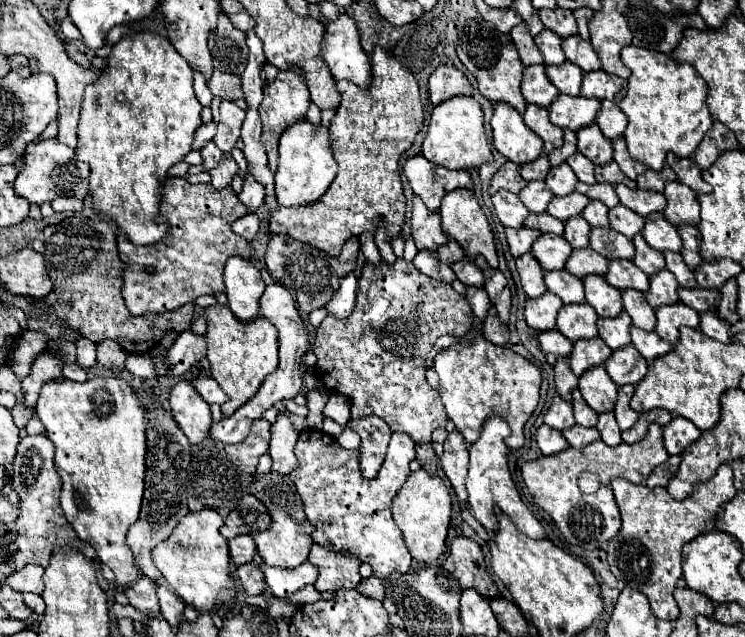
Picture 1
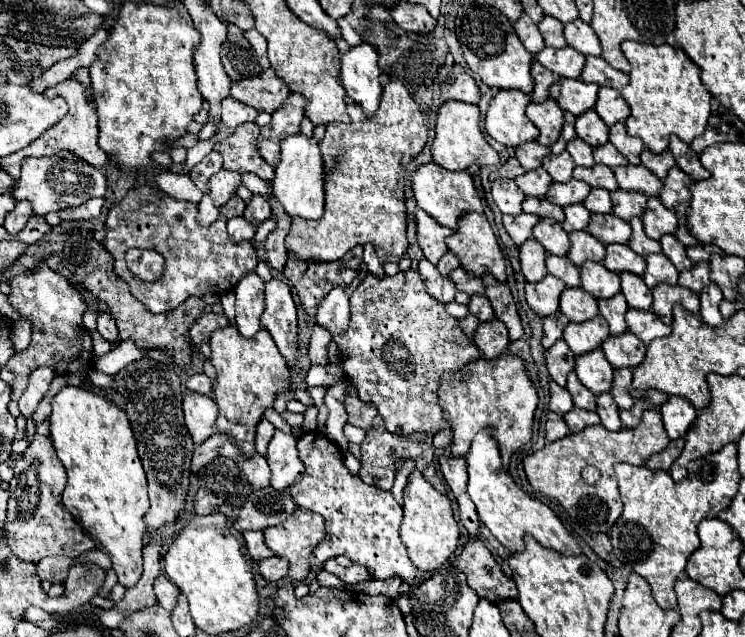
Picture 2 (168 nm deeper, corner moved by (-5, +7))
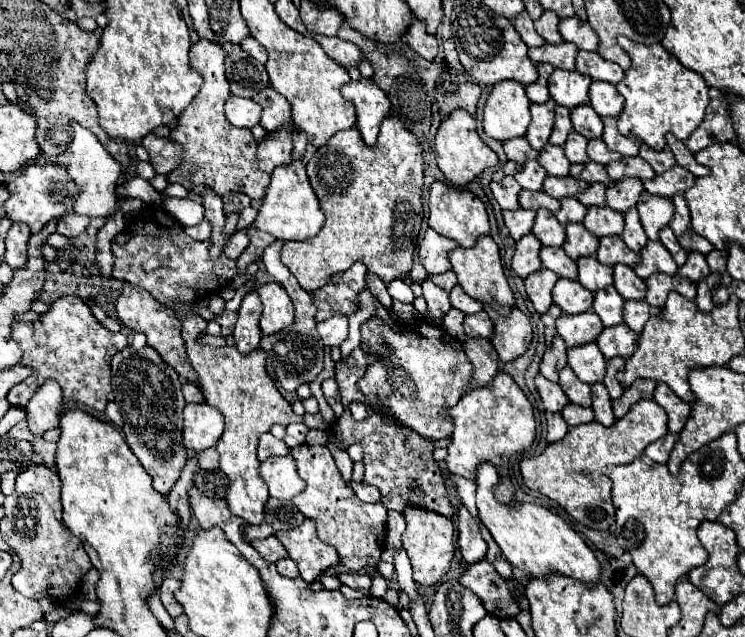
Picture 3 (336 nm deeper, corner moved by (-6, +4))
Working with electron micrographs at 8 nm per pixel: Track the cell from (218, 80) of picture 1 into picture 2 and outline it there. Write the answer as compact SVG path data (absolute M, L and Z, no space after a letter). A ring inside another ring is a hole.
M268 68L256 78L244 78L234 82L230 86L230 94L256 110L274 112L282 104L282 100L286 100L290 88L276 74L274 68Z

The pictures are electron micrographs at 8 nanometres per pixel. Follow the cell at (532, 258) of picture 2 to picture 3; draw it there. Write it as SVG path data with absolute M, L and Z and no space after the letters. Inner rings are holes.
M529 233L523 235L521 241L517 241L517 251L513 255L513 271L519 277L527 277L535 271L541 269L541 259L539 259L539 249L541 249L541 241Z

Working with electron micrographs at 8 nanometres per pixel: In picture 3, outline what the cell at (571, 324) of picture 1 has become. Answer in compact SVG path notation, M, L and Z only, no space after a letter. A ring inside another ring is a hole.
M561 277L553 287L553 301L563 313L585 313L593 305L593 293L577 281Z

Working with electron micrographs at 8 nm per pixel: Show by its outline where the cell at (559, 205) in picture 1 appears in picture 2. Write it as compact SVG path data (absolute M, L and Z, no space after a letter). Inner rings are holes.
M572 178L570 182L566 182L566 184L554 182L554 184L550 186L550 192L546 194L546 200L552 202L552 204L556 204L556 206L560 206L560 208L566 208L566 206L570 206L570 204L582 202L582 200L588 196L590 190L592 190L592 188L590 188L586 182L574 180L574 178Z

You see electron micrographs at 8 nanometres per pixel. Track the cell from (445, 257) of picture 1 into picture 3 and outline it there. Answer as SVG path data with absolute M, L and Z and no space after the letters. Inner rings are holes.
M447 271L447 273L441 273L441 275L433 275L431 279L433 279L435 285L439 285L445 291L451 291L457 285L457 279L455 279L453 271Z

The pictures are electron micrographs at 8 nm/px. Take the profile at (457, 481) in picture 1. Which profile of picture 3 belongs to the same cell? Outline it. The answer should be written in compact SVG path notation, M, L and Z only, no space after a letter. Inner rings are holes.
M461 505L459 507L459 521L457 521L457 545L459 545L459 551L463 555L463 561L467 565L471 563L477 563L481 559L485 559L485 553L487 553L487 543L483 541L481 533L479 533L479 527L477 523L473 521L473 517L469 515L467 507Z

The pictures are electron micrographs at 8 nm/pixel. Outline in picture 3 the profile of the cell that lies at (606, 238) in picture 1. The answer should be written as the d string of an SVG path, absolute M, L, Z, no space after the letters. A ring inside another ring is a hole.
M589 207L583 219L583 225L597 237L621 235L623 231L623 213L613 211L611 207Z

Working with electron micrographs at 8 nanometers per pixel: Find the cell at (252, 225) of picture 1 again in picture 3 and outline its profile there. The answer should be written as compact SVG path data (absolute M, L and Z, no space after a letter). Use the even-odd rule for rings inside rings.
M237 231L229 241L227 241L227 245L225 245L225 255L229 257L229 259L239 259L239 255L247 249L247 245L249 245L249 237L247 237L247 233L245 231Z

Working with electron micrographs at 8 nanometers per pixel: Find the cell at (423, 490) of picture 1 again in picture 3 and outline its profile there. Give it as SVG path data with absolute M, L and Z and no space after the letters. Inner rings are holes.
M407 507L403 515L407 523L407 529L403 533L403 547L413 567L413 579L419 585L435 585L445 573L449 573L455 553L455 527L447 517L417 507Z

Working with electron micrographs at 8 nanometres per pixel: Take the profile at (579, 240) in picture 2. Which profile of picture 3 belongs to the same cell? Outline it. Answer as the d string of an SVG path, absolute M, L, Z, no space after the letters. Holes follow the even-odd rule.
M567 223L565 231L567 231L567 239L563 243L563 249L571 259L595 255L599 247L599 239L591 231L587 231L583 223Z

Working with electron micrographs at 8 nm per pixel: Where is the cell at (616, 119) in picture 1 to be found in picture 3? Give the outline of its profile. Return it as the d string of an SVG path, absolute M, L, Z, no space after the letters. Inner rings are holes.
M593 81L589 87L589 103L601 117L617 117L623 111L625 99L613 83Z

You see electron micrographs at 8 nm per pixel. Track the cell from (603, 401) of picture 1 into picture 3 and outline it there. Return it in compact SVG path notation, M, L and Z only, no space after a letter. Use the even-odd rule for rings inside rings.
M587 343L583 347L571 347L567 349L567 363L573 367L575 375L593 385L601 383L605 375L605 357L599 351L597 343Z

